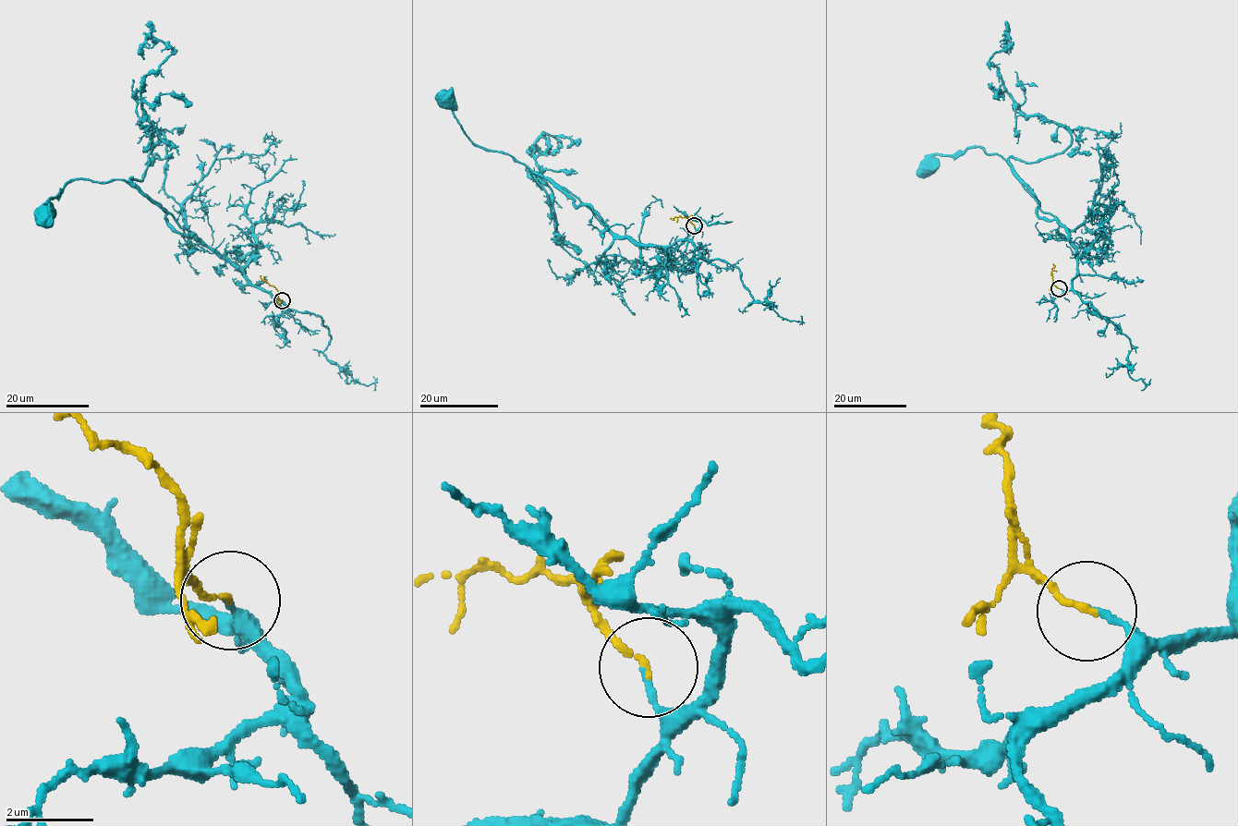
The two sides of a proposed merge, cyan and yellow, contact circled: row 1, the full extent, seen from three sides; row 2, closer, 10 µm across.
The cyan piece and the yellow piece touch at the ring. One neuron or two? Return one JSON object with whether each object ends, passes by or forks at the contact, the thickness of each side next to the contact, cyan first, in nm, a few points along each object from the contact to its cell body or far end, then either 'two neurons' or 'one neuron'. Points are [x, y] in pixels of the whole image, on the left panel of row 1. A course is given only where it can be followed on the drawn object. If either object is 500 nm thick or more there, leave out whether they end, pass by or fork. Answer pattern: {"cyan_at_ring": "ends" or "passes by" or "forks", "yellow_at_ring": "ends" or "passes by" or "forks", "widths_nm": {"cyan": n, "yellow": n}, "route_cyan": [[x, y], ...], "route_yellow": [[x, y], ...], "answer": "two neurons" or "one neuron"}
{"cyan_at_ring": "ends", "yellow_at_ring": "ends", "widths_nm": {"cyan": 120, "yellow": 130}, "route_cyan": [[282, 300], [261, 291], [240, 271], [190, 231], [184, 230], [171, 214], [121, 179], [69, 181], [42, 211]], "route_yellow": [[282, 300], [277, 288], [260, 275]], "answer": "one neuron"}

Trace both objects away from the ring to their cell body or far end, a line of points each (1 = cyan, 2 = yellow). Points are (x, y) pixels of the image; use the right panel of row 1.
1: (1059, 288), (1070, 290), (1077, 273), (1069, 231), (1046, 213), (1000, 155), (972, 146), (934, 155), (928, 163)
2: (1059, 288), (1054, 284), (1051, 273), (1053, 263)

